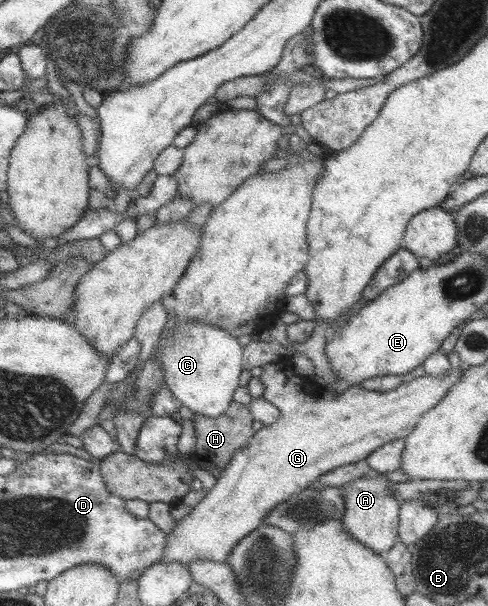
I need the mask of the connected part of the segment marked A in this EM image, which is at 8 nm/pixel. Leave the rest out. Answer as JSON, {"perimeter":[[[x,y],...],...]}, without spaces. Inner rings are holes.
{"perimeter":[[[371,473],[339,488],[342,490],[345,505],[340,517],[345,532],[375,554],[386,552],[398,539],[396,527],[399,502],[393,498],[388,483],[383,474]]]}

